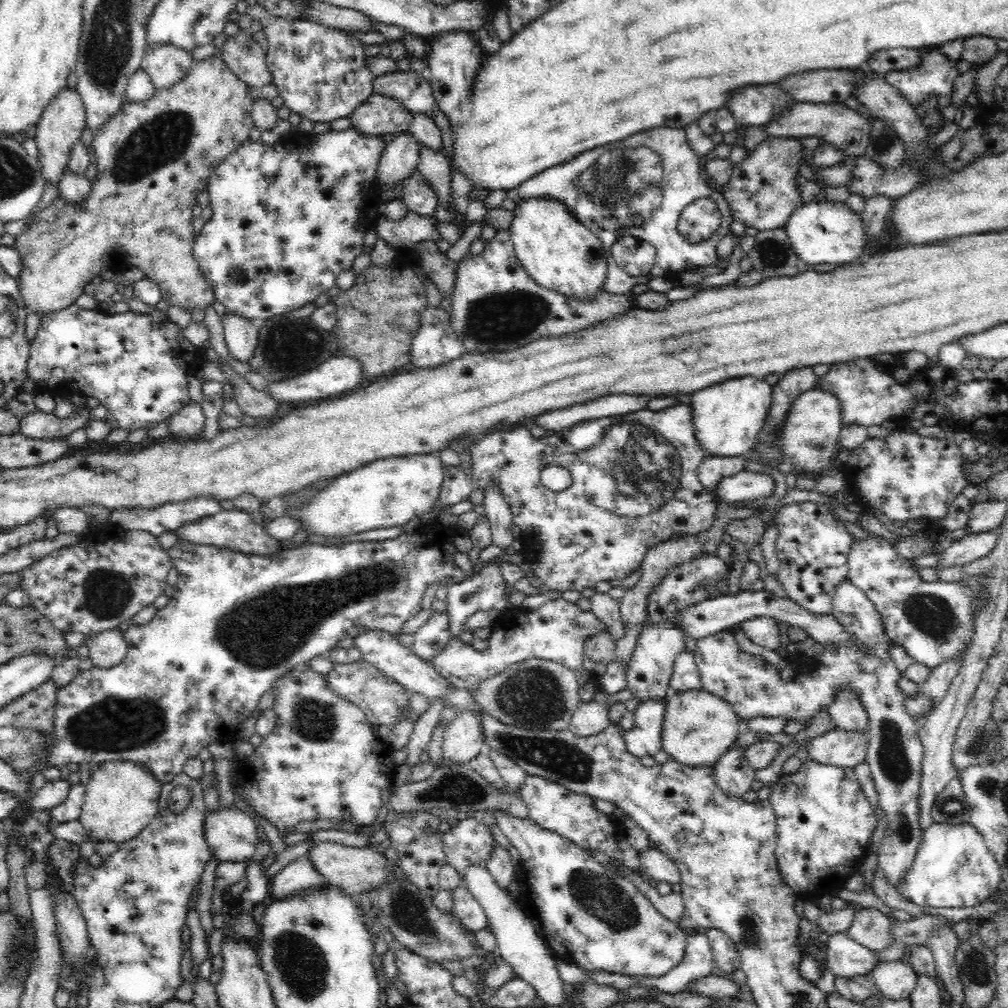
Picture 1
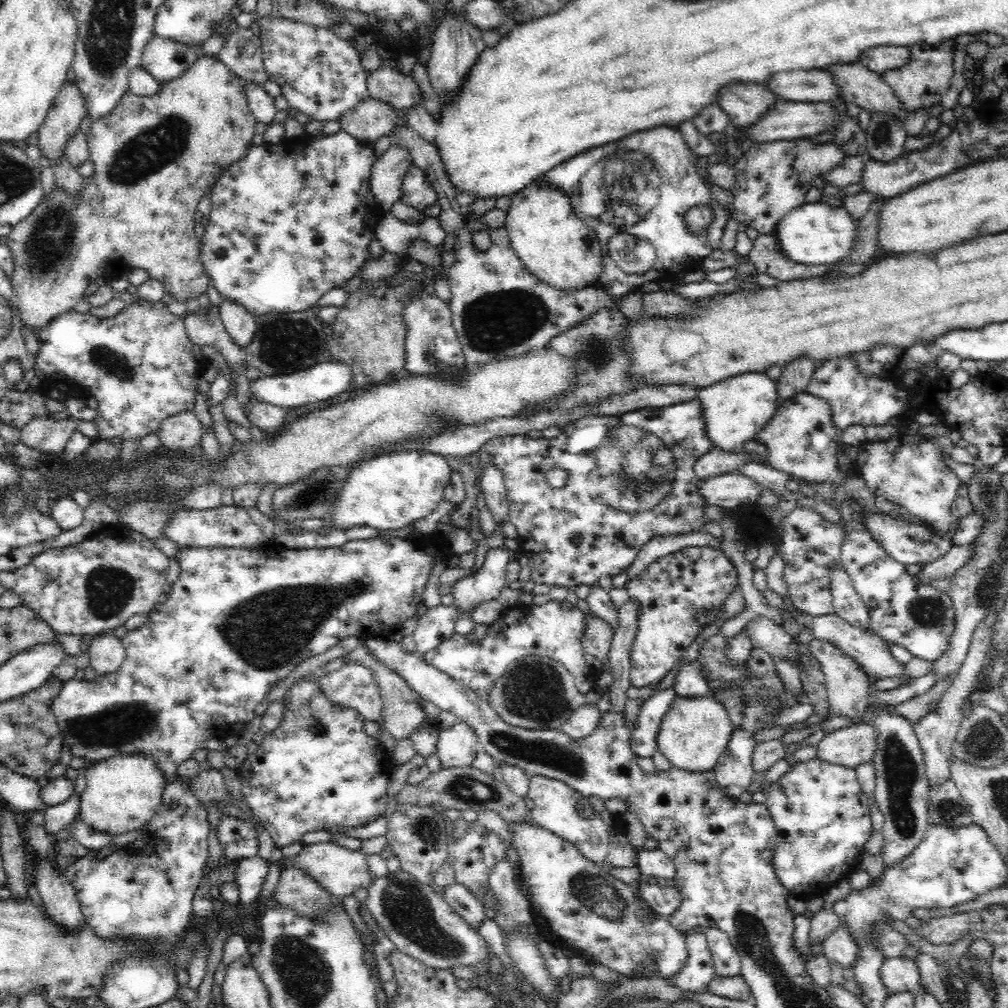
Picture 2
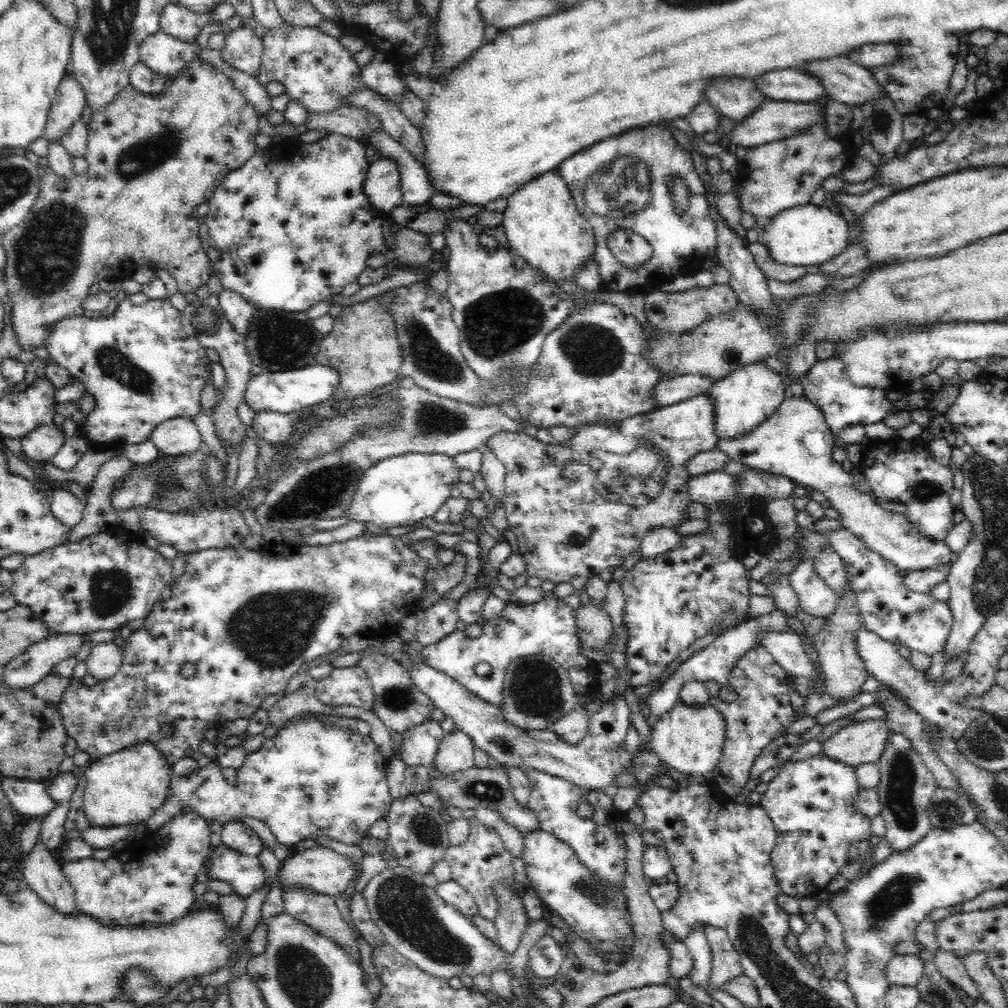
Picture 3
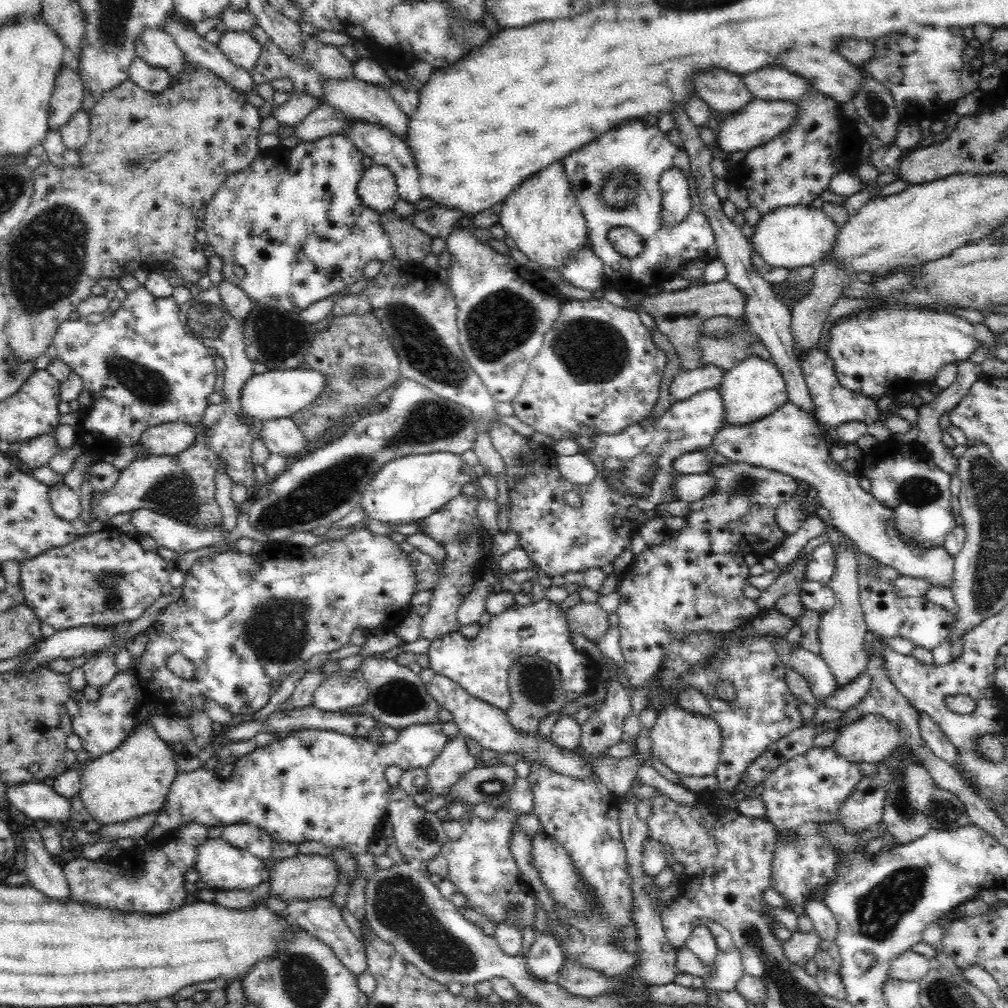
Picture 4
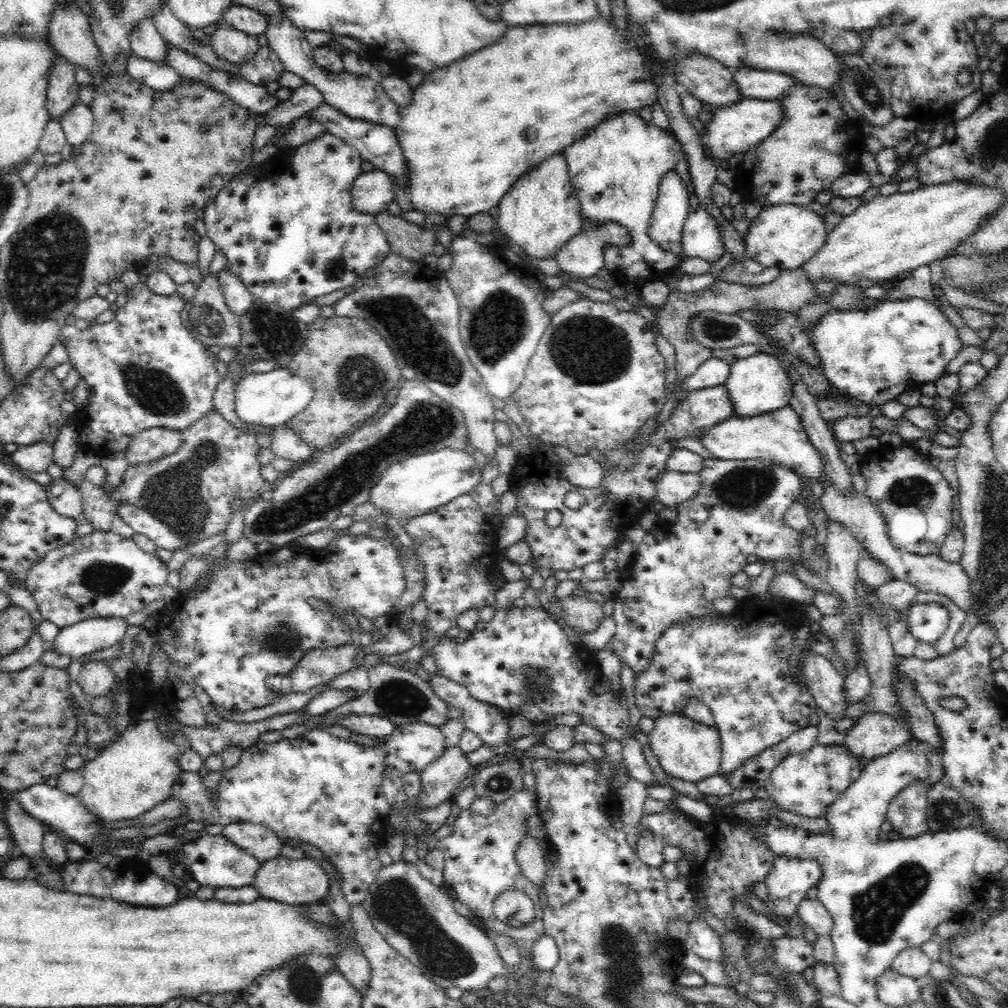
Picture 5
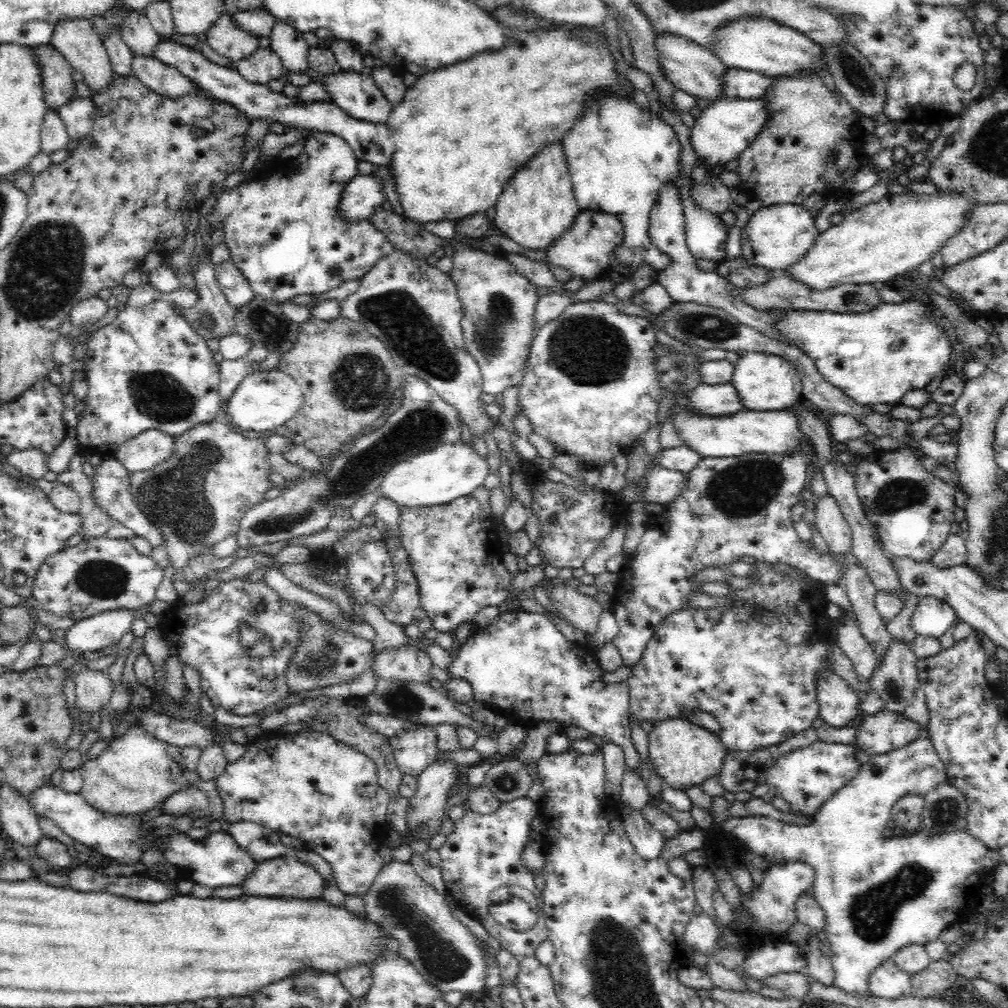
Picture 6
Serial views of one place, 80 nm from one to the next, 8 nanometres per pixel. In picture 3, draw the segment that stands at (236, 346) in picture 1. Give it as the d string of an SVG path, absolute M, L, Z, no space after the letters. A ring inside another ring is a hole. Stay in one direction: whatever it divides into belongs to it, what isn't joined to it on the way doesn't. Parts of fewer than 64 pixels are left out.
M220 288L218 292L219 303L223 308L226 318L232 326L242 335L248 332L248 324L252 319L255 307L250 305L240 293L232 290Z

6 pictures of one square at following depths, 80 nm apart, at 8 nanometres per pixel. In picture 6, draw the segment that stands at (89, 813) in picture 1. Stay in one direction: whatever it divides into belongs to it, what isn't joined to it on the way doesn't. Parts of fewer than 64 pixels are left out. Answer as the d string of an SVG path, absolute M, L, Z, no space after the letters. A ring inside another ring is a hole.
M131 726L122 737L112 738L96 758L82 762L79 769L83 784L79 794L88 805L105 814L154 813L172 794L195 785L199 780L196 772L184 768L182 762L183 754L179 747L160 741L140 726Z

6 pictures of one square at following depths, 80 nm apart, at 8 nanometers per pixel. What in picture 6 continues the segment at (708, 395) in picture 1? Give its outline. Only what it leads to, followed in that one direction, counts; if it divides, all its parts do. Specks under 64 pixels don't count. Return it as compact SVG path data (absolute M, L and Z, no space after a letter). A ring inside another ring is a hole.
M762 352L743 353L733 366L733 388L739 394L745 410L777 411L793 409L802 398L802 381L797 366L785 356Z

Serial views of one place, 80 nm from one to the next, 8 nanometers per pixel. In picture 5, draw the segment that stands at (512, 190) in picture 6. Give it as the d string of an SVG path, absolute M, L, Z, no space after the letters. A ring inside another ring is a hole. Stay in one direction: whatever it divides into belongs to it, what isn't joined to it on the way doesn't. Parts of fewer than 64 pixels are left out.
M563 153L552 154L546 161L528 170L528 173L510 186L508 192L502 196L498 205L498 218L494 221L498 223L499 233L516 242L526 254L534 258L555 258L559 250L580 232L583 216L580 214L579 202L573 190Z

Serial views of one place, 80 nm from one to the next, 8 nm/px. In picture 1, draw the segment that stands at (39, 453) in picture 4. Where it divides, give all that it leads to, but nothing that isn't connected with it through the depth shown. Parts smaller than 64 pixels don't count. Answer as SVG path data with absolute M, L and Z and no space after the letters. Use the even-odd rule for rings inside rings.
M36 411L32 414L26 415L22 420L19 420L20 433L24 437L30 440L52 440L52 441L64 441L72 434L75 430L82 429L85 424L88 424L89 420L86 412L72 413L67 418L59 418L54 413L45 413L43 411Z

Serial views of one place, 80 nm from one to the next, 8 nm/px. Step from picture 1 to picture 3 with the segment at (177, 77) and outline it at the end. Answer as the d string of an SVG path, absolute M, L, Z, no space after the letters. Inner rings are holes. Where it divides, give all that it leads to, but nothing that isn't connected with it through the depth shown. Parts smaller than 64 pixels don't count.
M206 30L198 34L192 46L159 31L140 44L139 61L148 66L153 73L170 78L187 68L193 61L198 61L199 50L207 46L208 40Z

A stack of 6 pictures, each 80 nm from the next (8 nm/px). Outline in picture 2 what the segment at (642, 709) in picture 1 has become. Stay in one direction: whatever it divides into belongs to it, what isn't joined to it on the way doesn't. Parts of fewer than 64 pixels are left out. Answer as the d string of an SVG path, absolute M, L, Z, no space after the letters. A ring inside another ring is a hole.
M672 684L663 691L655 693L641 706L638 720L634 724L634 731L630 732L629 741L631 749L637 757L652 757L656 752L656 732L665 712L676 698L674 685Z

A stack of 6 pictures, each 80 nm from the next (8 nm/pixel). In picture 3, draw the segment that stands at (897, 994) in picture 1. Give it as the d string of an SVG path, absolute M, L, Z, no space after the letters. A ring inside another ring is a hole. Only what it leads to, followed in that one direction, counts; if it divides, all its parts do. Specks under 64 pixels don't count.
M914 954L896 955L885 968L890 985L917 986L924 972L924 960Z

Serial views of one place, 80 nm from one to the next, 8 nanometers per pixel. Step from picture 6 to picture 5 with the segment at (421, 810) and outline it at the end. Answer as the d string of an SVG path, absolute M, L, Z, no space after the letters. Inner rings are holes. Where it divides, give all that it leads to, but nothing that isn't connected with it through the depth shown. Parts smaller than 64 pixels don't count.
M461 747L445 749L445 751L431 762L419 774L421 791L418 794L419 810L436 808L446 800L450 801L452 792L460 782L468 780L468 769L472 767Z

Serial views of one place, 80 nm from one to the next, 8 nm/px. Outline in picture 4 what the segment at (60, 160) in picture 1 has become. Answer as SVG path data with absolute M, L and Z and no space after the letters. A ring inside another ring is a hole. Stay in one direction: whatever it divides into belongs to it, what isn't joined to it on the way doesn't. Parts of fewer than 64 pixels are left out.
M63 64L56 74L55 86L49 103L48 126L50 130L60 129L60 126L70 121L73 115L82 109L84 93L85 88L79 74Z

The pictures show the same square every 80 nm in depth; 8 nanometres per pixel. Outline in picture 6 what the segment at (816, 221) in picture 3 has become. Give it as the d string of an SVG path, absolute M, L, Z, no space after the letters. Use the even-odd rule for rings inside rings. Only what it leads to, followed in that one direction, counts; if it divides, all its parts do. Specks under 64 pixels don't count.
M802 205L762 206L741 228L741 254L750 264L780 272L800 261L812 247L819 232L814 225L811 211Z

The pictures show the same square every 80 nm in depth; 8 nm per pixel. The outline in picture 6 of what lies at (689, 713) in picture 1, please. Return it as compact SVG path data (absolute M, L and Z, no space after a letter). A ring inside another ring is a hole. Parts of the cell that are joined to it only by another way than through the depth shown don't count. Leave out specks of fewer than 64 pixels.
M687 718L666 719L653 725L647 735L649 762L664 786L676 790L702 785L710 777L720 774L724 762L724 745L720 736L696 726Z

